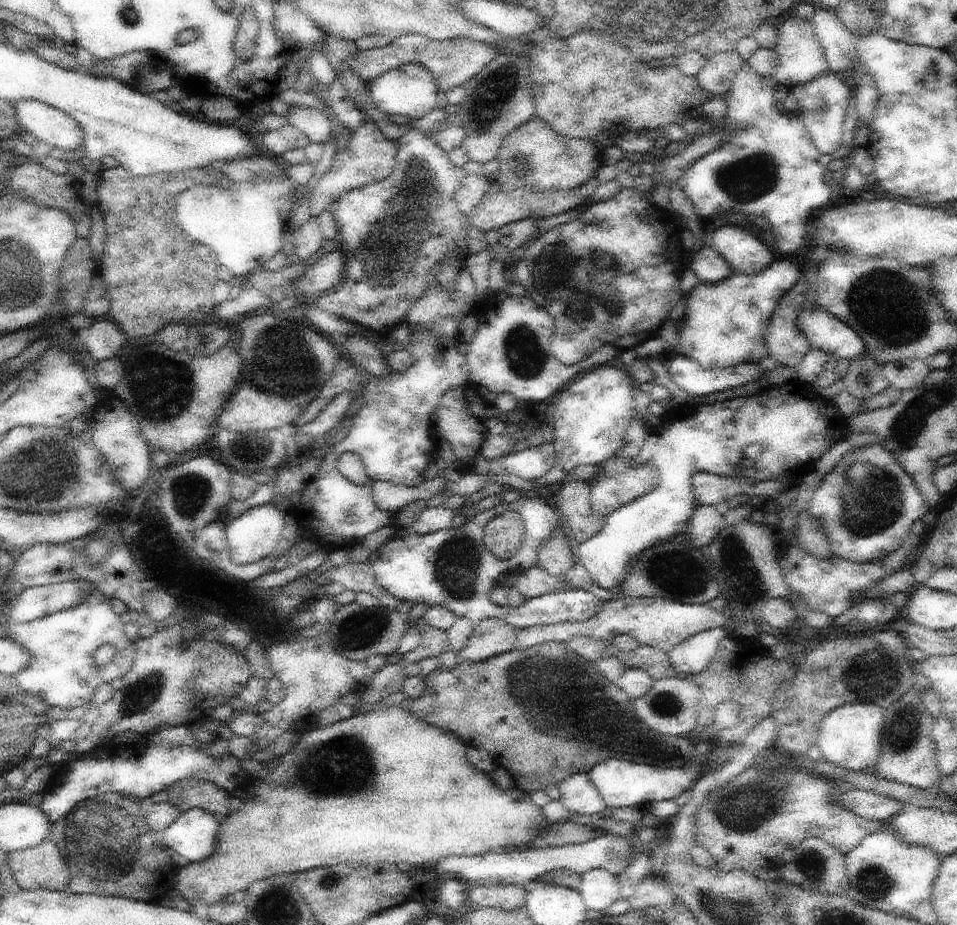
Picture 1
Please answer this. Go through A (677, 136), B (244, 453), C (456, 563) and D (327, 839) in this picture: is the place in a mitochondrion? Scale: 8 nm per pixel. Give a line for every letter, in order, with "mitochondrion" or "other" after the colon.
A: other
B: mitochondrion
C: mitochondrion
D: other

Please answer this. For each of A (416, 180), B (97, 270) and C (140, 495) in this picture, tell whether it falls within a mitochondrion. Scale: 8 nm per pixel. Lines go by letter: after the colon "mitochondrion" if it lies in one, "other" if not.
A: mitochondrion
B: other
C: other

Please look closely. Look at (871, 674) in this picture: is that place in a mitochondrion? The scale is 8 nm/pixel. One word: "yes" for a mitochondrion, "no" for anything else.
yes

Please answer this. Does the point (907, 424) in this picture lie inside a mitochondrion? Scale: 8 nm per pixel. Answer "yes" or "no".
yes

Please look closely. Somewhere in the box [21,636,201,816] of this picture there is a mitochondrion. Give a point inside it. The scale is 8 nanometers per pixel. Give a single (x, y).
(141, 695)

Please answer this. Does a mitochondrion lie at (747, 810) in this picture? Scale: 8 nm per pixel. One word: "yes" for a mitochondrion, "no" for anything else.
yes

